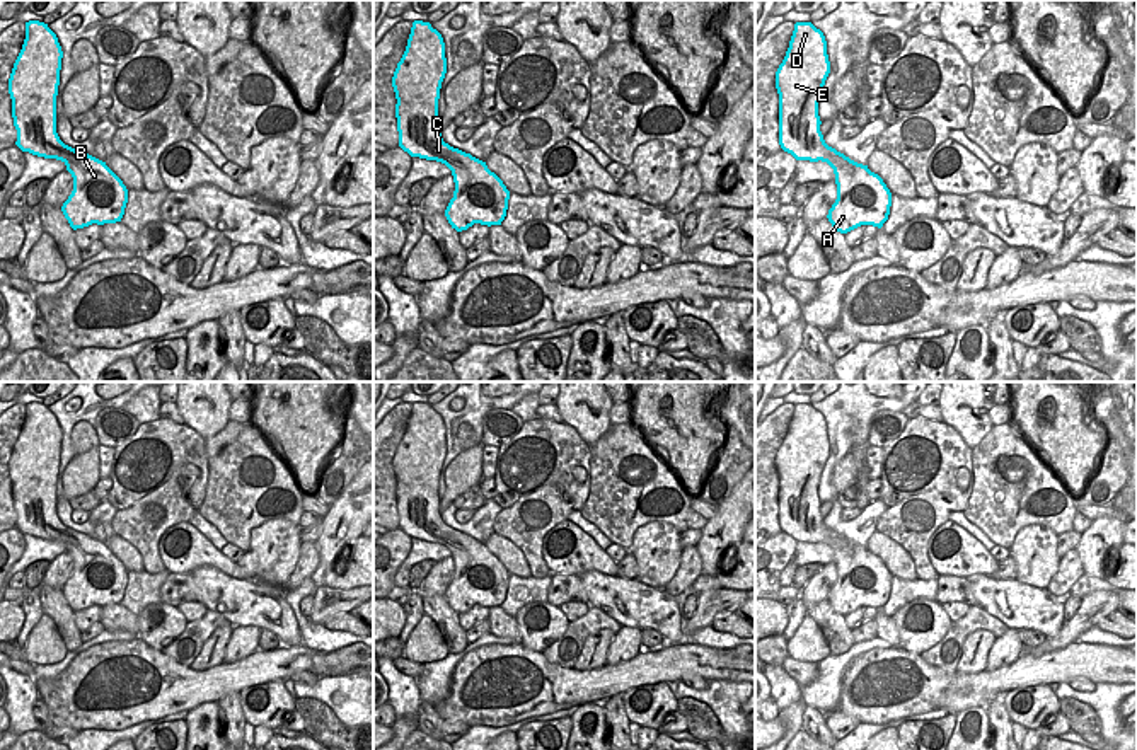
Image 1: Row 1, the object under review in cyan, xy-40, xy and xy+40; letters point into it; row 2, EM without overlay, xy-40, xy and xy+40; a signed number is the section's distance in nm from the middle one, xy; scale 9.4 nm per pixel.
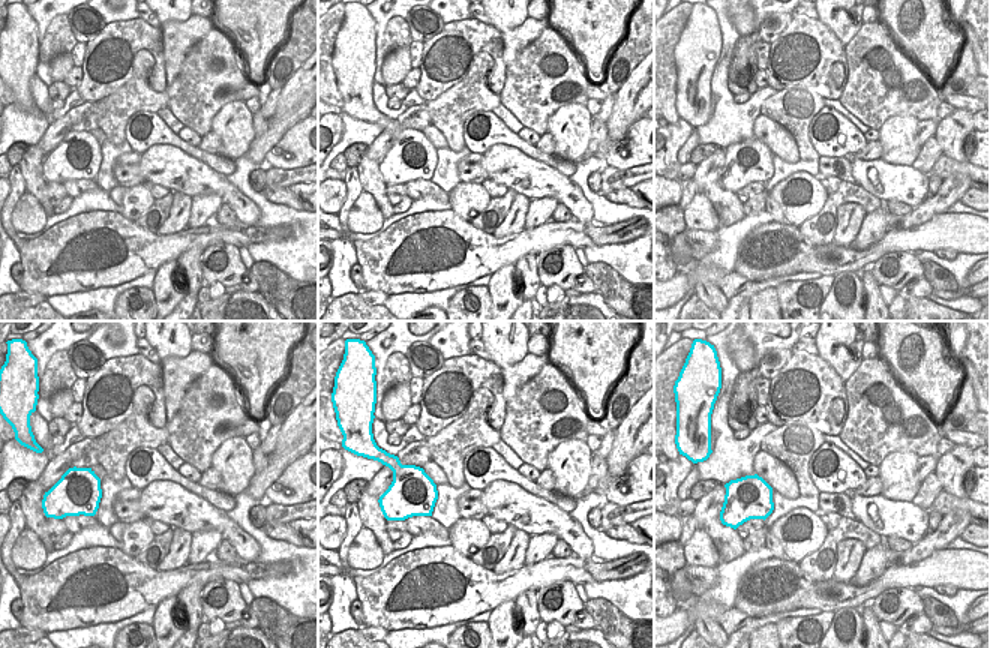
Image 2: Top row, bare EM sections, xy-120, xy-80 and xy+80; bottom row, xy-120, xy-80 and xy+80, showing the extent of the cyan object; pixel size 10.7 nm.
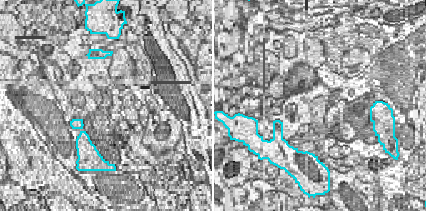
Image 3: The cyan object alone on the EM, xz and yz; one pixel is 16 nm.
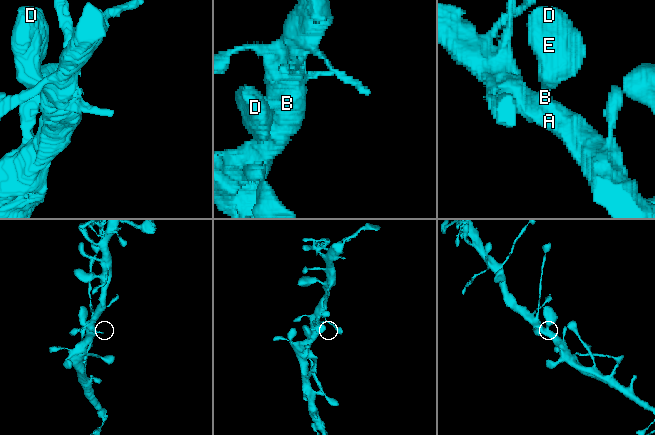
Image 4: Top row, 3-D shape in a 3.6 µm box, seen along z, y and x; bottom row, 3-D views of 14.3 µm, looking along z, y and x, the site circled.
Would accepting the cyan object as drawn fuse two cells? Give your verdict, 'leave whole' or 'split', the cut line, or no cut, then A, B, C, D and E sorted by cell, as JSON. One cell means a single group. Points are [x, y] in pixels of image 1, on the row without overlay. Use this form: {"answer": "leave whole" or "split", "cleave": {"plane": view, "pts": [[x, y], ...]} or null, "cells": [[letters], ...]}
{"answer": "leave whole", "cleave": null, "cells": [["A", "B", "C", "D", "E"]]}

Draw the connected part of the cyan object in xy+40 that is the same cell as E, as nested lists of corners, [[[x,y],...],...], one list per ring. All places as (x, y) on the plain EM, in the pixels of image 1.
[[[796,404],[776,453],[779,527],[796,542],[822,542],[834,551],[837,581],[827,600],[837,614],[847,615],[861,607],[881,610],[890,597],[890,571],[868,547],[828,528],[820,513],[818,484],[828,455],[823,414],[811,404]]]

